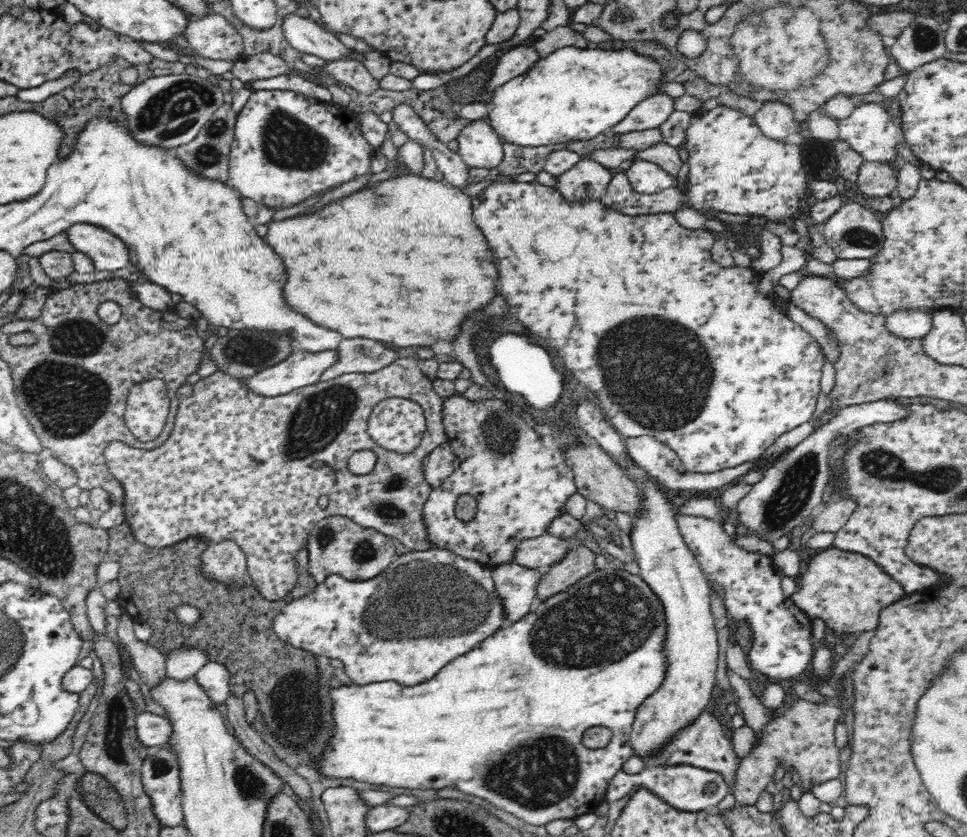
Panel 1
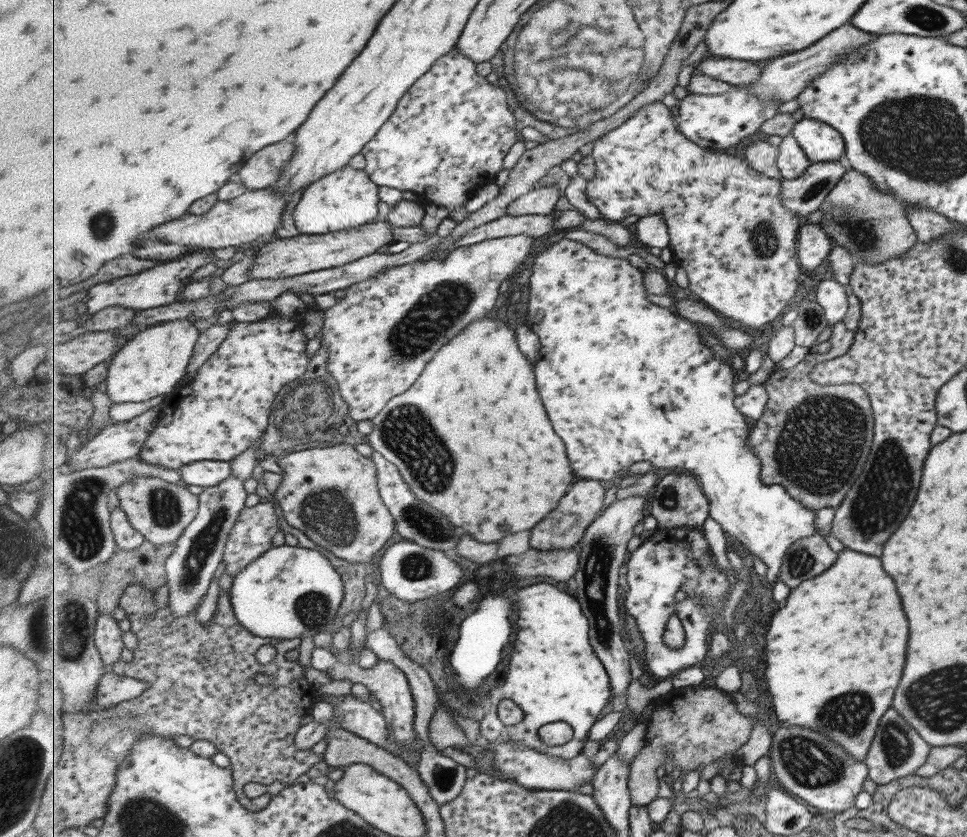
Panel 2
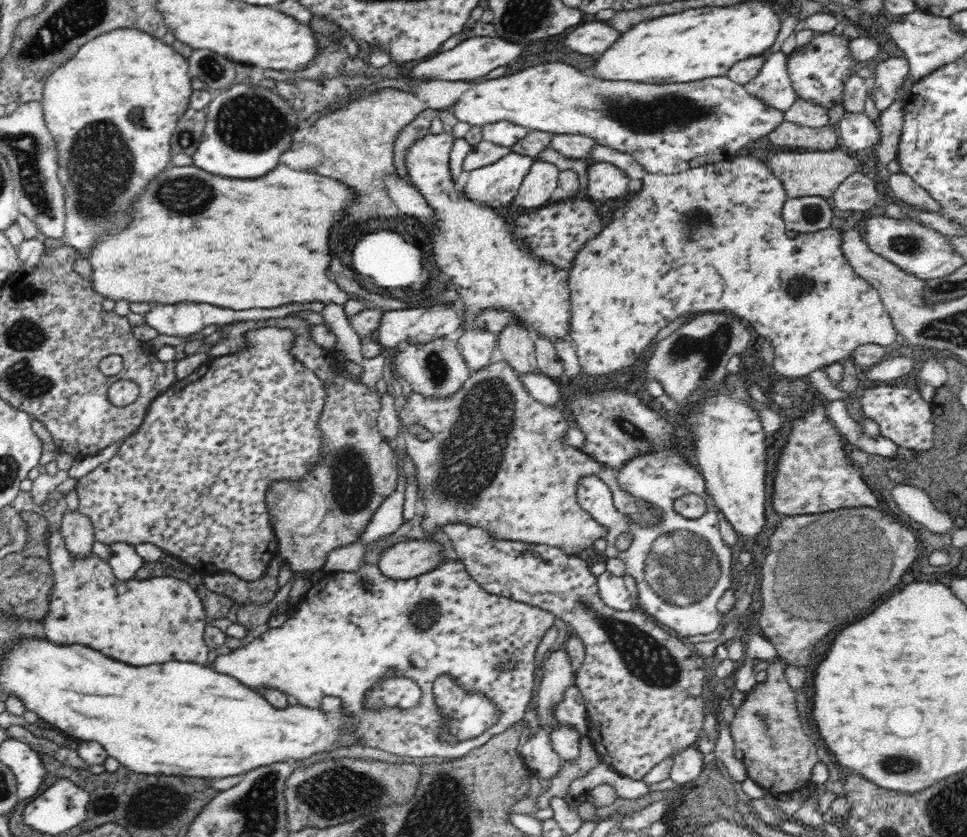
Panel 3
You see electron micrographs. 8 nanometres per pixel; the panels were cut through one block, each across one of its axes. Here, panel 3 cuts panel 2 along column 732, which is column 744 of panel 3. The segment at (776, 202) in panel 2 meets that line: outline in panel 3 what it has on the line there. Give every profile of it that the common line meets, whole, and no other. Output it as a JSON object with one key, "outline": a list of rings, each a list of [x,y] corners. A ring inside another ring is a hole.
{"outline":[[[599,145],[592,150],[591,162],[611,162],[619,166],[630,178],[641,180],[642,188],[636,196],[630,198],[622,207],[608,213],[609,222],[600,234],[599,238],[588,242],[586,248],[576,257],[574,268],[568,273],[568,287],[570,288],[571,299],[571,342],[574,344],[581,370],[587,376],[604,376],[612,372],[622,372],[632,367],[634,362],[646,352],[646,347],[655,338],[662,328],[665,328],[676,318],[693,312],[702,314],[710,312],[732,313],[742,320],[748,321],[752,327],[770,341],[774,347],[774,357],[769,361],[769,367],[774,368],[778,374],[786,376],[789,380],[806,378],[810,372],[822,367],[828,367],[838,360],[854,357],[856,350],[864,344],[877,344],[878,346],[892,346],[896,340],[896,330],[893,327],[890,316],[883,306],[877,291],[872,288],[850,265],[842,244],[841,231],[837,228],[826,228],[818,232],[808,232],[793,238],[786,235],[788,232],[783,219],[783,208],[789,196],[784,187],[783,179],[775,174],[762,155],[752,154],[739,156],[729,161],[720,161],[706,166],[699,166],[692,170],[682,171],[678,174],[665,175],[662,173],[650,174],[633,156],[612,150],[612,148]]]}

